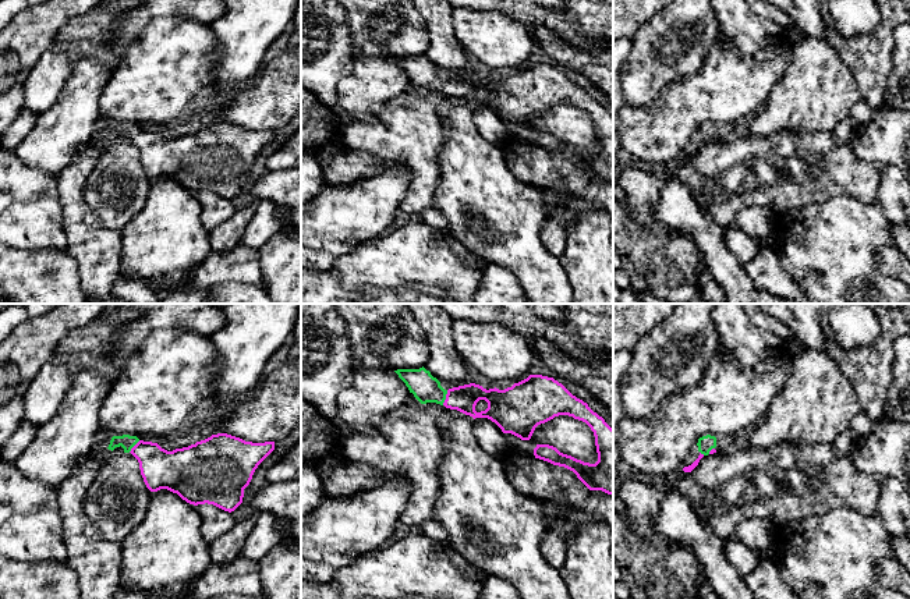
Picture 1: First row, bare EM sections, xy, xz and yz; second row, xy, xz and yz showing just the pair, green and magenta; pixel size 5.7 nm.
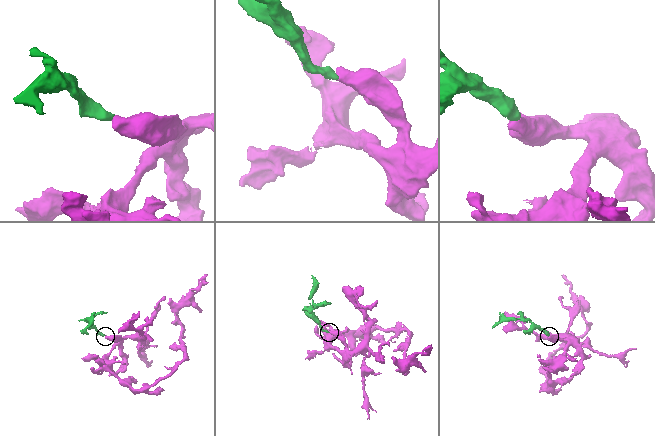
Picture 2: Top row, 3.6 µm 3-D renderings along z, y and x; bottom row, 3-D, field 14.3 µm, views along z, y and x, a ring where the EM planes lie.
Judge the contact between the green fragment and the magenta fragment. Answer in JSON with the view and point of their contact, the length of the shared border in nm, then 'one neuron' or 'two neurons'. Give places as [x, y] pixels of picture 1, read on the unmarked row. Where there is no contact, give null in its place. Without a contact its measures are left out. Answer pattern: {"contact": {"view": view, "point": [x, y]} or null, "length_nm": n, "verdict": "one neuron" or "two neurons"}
{"contact": {"view": "xz", "point": [445, 85]}, "length_nm": 90, "verdict": "one neuron"}

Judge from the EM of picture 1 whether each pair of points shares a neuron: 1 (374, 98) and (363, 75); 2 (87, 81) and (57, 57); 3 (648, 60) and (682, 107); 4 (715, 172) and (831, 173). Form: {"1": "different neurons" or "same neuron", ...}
{"1": "same neuron", "2": "different neurons", "3": "different neurons", "4": "same neuron"}

